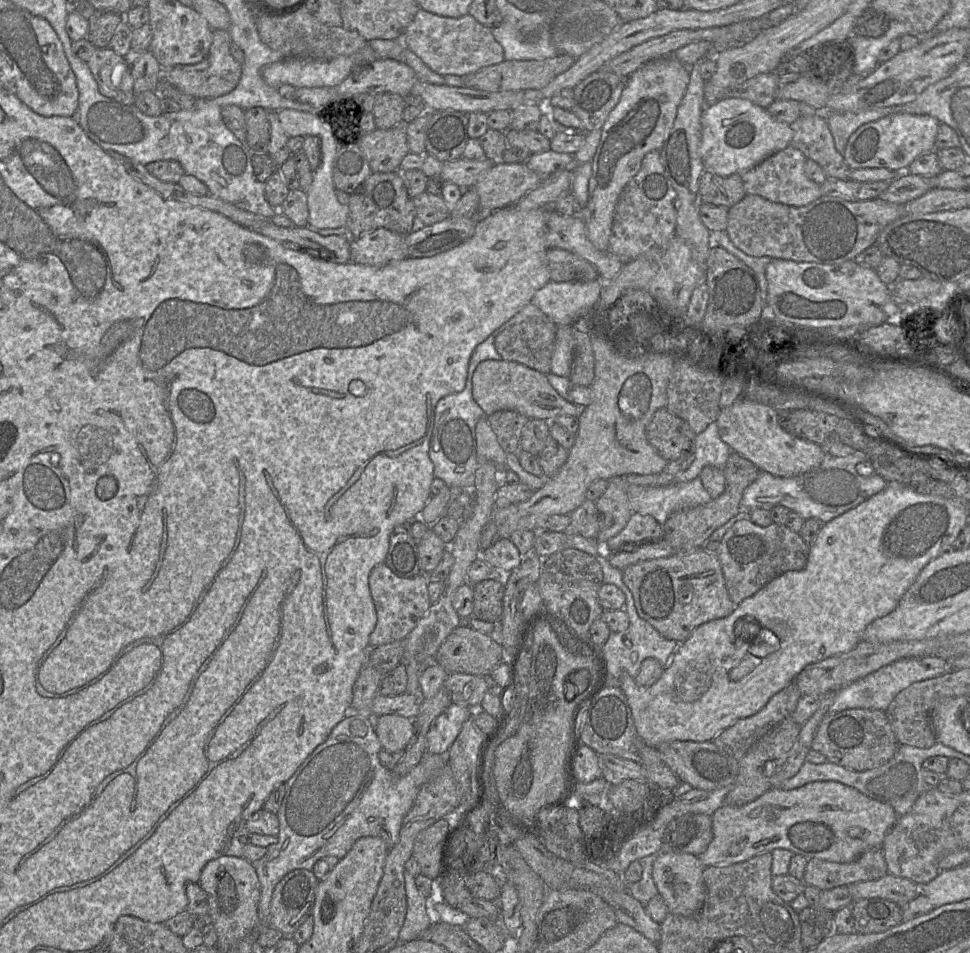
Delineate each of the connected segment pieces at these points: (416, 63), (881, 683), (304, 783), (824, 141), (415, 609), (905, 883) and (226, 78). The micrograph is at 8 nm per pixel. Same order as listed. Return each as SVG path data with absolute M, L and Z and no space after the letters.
M402 35L397 39L372 39L367 41L379 59L393 59L403 62L414 70L418 80L434 85L445 85L442 75L431 70L417 55L406 47Z
M905 658L897 660L891 664L888 664L879 670L869 674L868 676L864 677L863 679L841 689L838 692L838 695L834 701L834 703L830 706L830 708L827 711L826 716L834 715L836 713L839 713L844 710L848 709L855 709L855 708L861 708L861 709L874 709L874 710L881 710L885 712L892 702L892 700L895 698L895 696L902 691L903 689L907 688L913 683L929 680L932 678L935 678L938 676L932 677L930 671L924 669L920 663L920 660L917 658Z
M348 712L348 715L331 730L326 741L318 745L284 783L285 795L276 814L279 821L277 842L269 845L265 855L252 863L260 883L260 926L268 924L273 890L290 871L312 870L314 864L326 856L334 856L341 860L362 837L379 837L385 841L389 850L392 849L399 840L403 819L411 809L419 789L437 777L448 764L448 752L425 752L416 766L404 776L398 777L392 770L380 764L378 754L381 749L383 748L367 713Z
M822 114L801 116L792 126L794 135L790 146L816 162L828 179L849 180L851 169L834 143L826 117Z
M384 563L376 565L369 575L369 589L377 621L369 637L369 647L375 648L394 641L404 640L423 618L431 606L427 591L426 574L410 578L395 575Z
M886 874L883 877L848 885L853 901L869 898L890 900L901 908L917 895L917 884L907 878Z
M213 30L213 39L207 56L193 65L177 65L170 70L163 71L163 78L181 92L196 99L212 99L231 92L237 86L242 64L236 61L230 48L232 38L227 30Z

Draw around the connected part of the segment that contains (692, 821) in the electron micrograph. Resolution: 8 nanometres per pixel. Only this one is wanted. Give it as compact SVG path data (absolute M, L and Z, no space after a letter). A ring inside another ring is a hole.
M685 814L666 826L661 851L699 856L713 839L712 818L705 814Z

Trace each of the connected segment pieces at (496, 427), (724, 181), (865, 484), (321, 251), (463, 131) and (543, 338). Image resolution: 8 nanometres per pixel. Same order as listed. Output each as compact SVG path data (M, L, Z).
M512 410L494 412L486 419L504 452L517 453L520 450L522 429L530 419Z
M704 170L699 180L702 202L731 208L746 195L741 174L719 176Z
M854 451L845 457L826 453L819 466L794 477L778 477L760 471L757 479L744 490L741 507L750 512L758 508L784 506L804 520L816 519L822 524L827 523L886 488L887 482L880 475L874 473L864 477L857 473L856 465L867 460L868 456L862 451Z
M272 221L264 223L258 233L327 261L350 261L351 238L348 235L322 236L311 231L308 226L283 228L276 226Z
M455 110L432 111L425 132L425 150L441 162L462 158L469 140L468 114Z
M546 315L511 326L495 339L502 360L516 362L547 375L557 333L557 325Z

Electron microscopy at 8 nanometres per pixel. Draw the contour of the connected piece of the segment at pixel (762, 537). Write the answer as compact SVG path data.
M749 518L737 521L723 536L718 554L729 598L736 606L783 573L804 569L809 547L784 524L761 527Z

